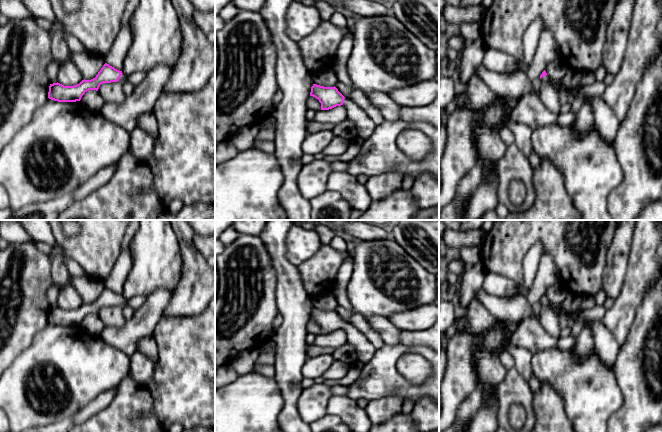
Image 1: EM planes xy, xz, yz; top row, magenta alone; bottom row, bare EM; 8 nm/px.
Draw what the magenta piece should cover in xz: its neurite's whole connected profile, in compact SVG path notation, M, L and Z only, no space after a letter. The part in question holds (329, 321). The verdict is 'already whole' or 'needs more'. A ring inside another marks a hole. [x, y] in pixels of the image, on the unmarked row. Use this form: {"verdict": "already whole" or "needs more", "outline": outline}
{"verdict": "needs more", "outline": "M313 308L310 320L315 321L321 327L321 334L329 334L343 329L347 335L347 342L354 346L357 360L366 364L376 352L376 348L369 342L366 336L354 327L350 322L345 322L338 313Z"}

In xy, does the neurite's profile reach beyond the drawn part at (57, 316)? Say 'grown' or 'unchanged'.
grown

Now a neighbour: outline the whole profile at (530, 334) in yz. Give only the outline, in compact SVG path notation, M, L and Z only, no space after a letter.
M535 317L523 319L509 339L510 344L525 348L532 354L556 347L557 341Z

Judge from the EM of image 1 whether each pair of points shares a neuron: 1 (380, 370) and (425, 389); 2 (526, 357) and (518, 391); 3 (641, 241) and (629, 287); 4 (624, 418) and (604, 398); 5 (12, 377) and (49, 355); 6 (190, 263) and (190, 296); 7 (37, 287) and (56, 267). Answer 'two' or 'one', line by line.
1: one
2: two
3: one
4: two
5: one
6: one
7: two

